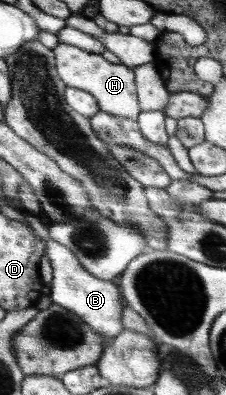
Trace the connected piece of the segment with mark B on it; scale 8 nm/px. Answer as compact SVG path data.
M46 236L45 245L46 255L52 264L53 280L48 290L52 303L72 310L93 329L93 332L99 333L104 341L113 340L124 329L121 322L124 307L122 291L110 280L103 280L88 273L64 244Z

